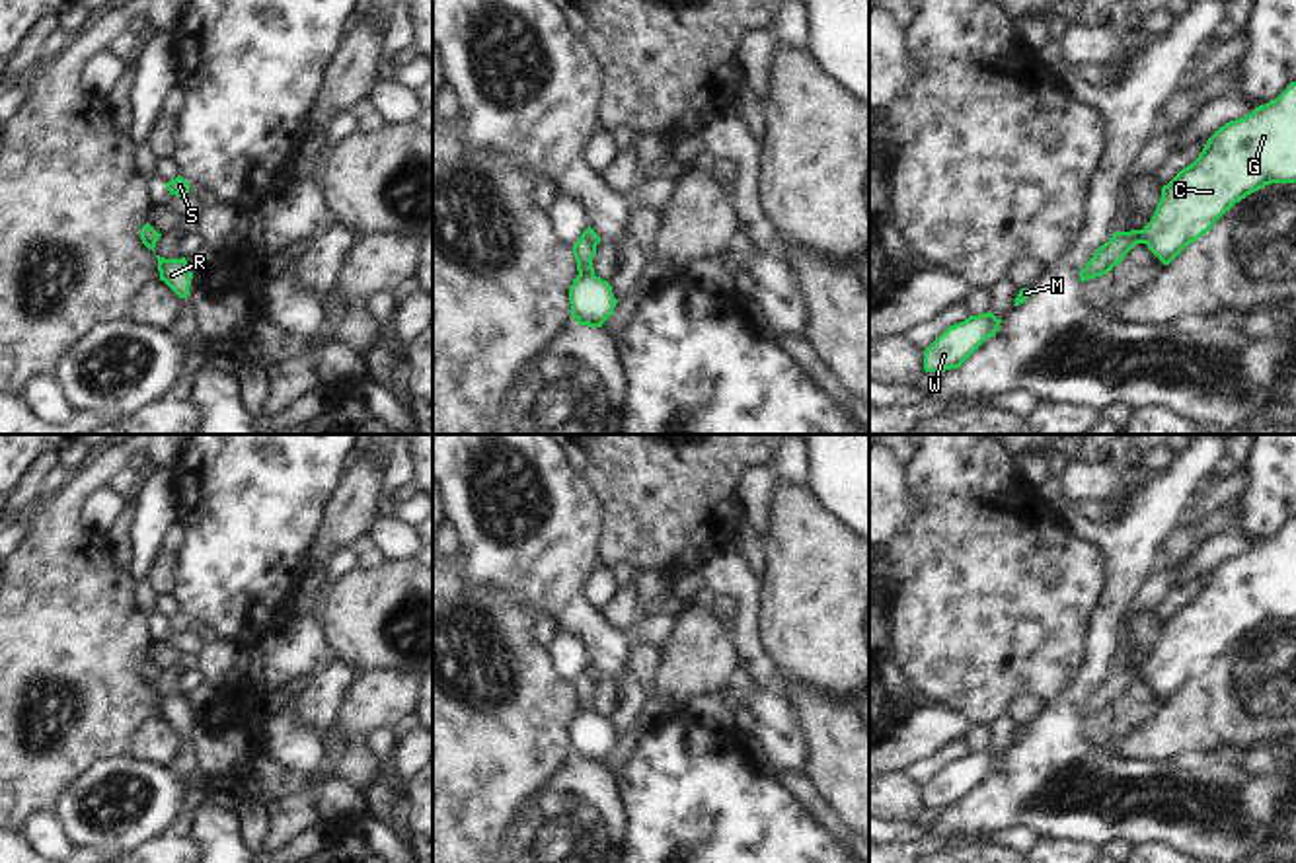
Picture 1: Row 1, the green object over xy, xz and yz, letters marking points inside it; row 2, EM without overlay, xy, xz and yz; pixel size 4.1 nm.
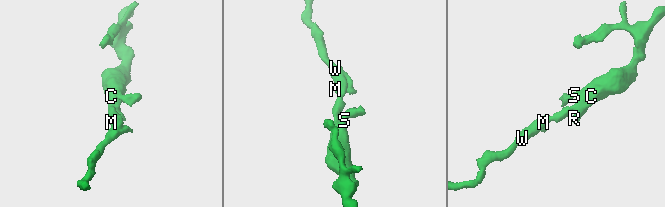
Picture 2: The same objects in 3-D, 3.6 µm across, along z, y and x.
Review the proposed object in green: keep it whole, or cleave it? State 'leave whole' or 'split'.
leave whole

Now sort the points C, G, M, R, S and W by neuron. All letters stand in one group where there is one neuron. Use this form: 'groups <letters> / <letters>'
groups C G M R S W

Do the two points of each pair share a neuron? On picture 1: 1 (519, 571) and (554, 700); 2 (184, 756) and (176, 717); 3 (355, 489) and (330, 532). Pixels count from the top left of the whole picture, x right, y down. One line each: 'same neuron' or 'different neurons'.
1: different neurons
2: same neuron
3: same neuron

